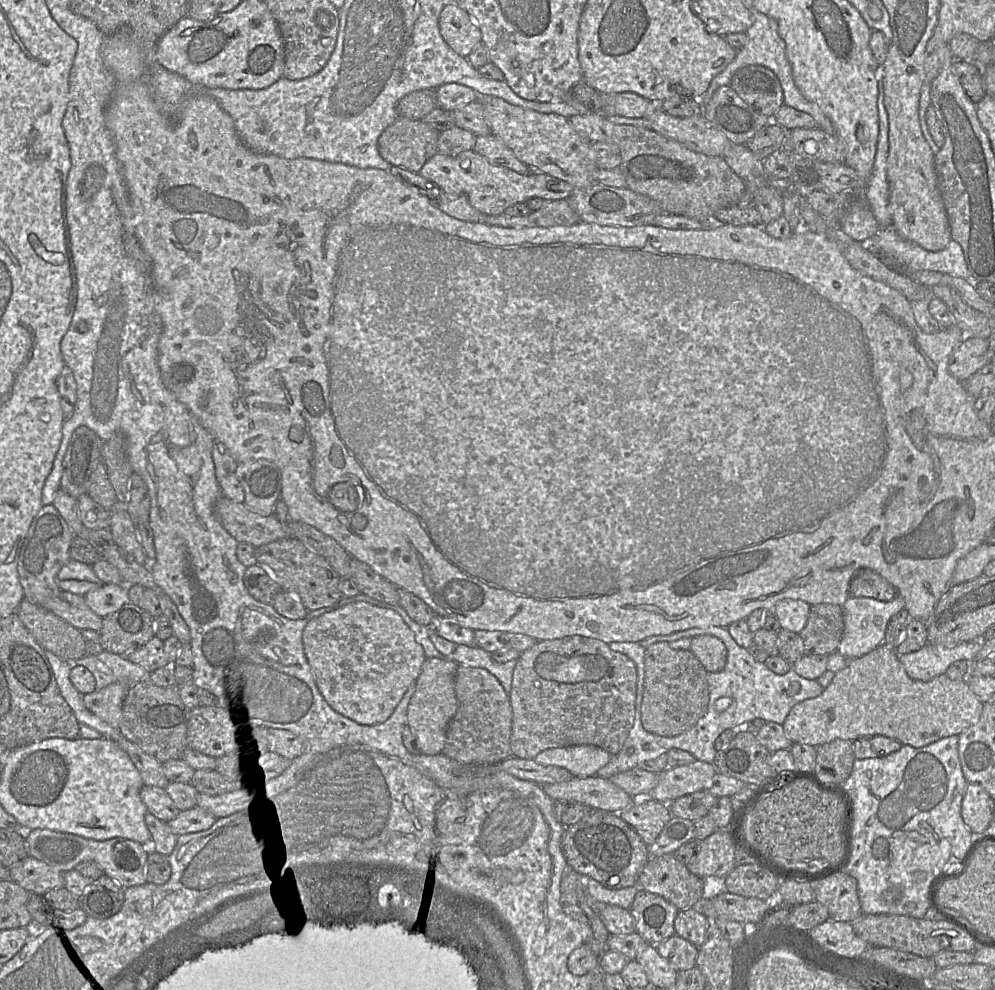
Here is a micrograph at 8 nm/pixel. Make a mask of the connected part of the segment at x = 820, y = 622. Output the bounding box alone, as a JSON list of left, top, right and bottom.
[799,605,844,655]

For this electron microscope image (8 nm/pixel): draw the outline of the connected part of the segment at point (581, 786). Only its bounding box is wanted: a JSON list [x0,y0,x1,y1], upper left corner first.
[541,776,635,813]

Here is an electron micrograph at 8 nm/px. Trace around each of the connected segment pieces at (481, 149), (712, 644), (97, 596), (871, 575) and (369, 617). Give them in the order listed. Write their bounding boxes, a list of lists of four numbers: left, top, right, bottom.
[[473,135,531,174],[690,635,727,672],[83,584,129,617],[849,568,897,601],[302,601,426,725]]

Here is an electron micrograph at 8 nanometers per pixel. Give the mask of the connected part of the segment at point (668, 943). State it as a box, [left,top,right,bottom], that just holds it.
[655,934,699,971]

